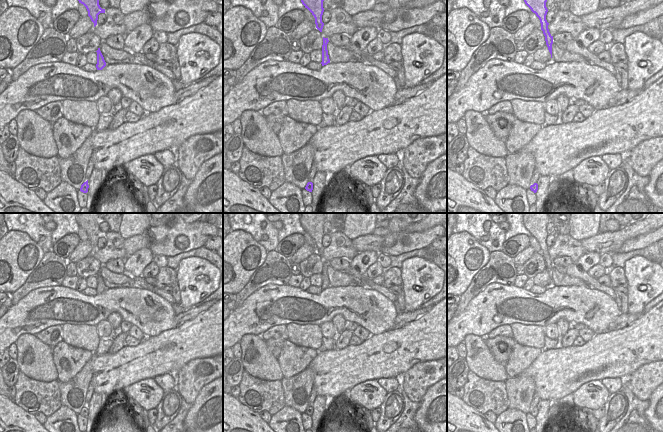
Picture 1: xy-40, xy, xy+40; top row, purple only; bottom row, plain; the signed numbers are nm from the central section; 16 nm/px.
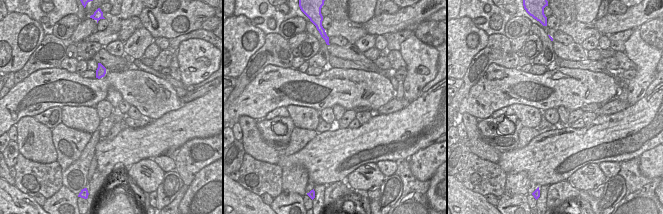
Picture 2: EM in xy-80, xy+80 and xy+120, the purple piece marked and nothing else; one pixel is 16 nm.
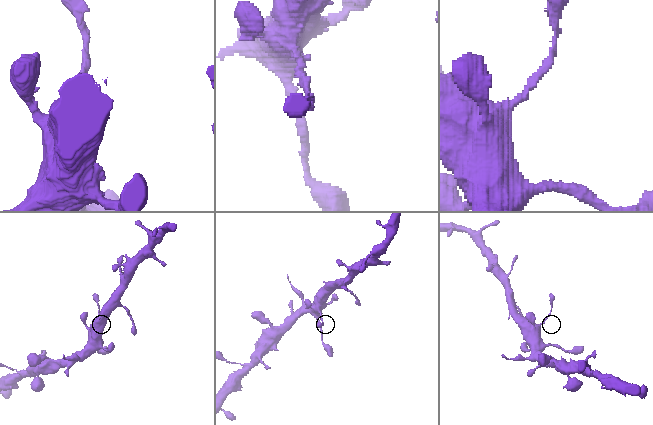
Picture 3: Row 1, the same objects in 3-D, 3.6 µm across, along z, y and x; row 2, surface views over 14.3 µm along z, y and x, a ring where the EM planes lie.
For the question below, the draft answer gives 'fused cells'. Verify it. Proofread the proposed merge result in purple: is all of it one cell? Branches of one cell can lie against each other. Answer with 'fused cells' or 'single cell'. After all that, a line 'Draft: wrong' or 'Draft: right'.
single cell
Draft: wrong

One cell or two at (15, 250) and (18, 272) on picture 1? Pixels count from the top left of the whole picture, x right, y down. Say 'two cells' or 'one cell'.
one cell

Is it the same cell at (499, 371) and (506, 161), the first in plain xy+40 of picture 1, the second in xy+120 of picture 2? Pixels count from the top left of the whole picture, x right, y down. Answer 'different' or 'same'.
different

